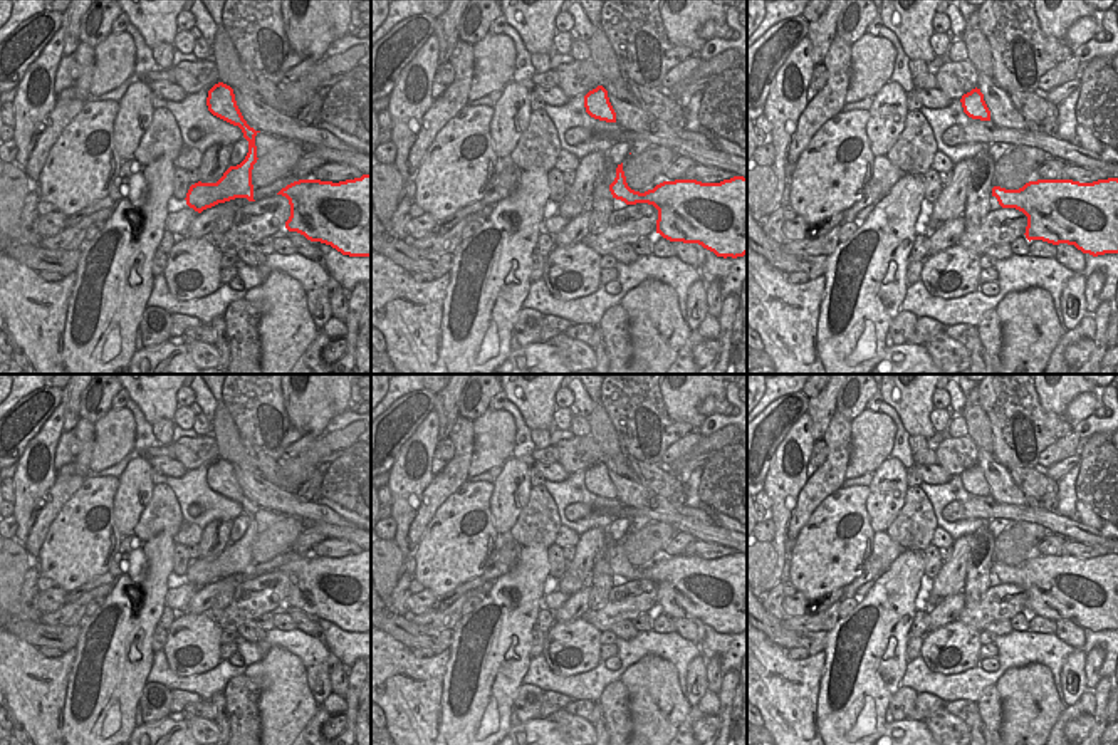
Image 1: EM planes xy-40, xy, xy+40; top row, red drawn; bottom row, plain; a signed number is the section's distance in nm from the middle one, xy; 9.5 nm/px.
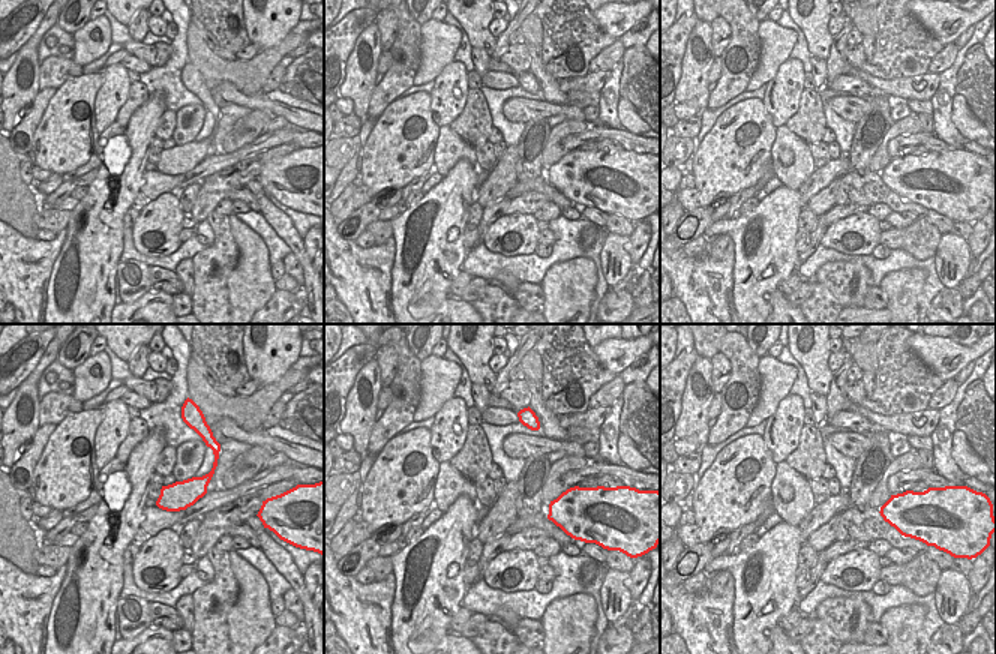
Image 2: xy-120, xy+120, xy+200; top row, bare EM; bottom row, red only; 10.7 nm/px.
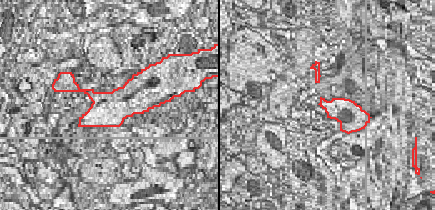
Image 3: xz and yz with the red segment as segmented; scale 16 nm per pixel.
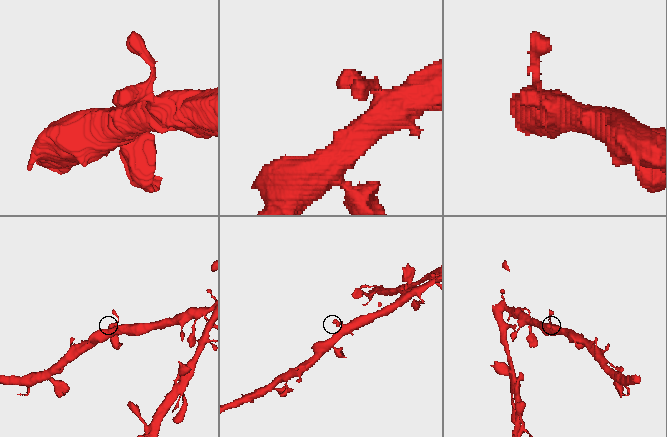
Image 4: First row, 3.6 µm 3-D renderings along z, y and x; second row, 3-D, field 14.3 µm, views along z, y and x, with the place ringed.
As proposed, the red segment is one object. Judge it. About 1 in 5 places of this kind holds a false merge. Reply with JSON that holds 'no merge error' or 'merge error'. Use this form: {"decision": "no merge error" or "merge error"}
{"decision": "no merge error"}

